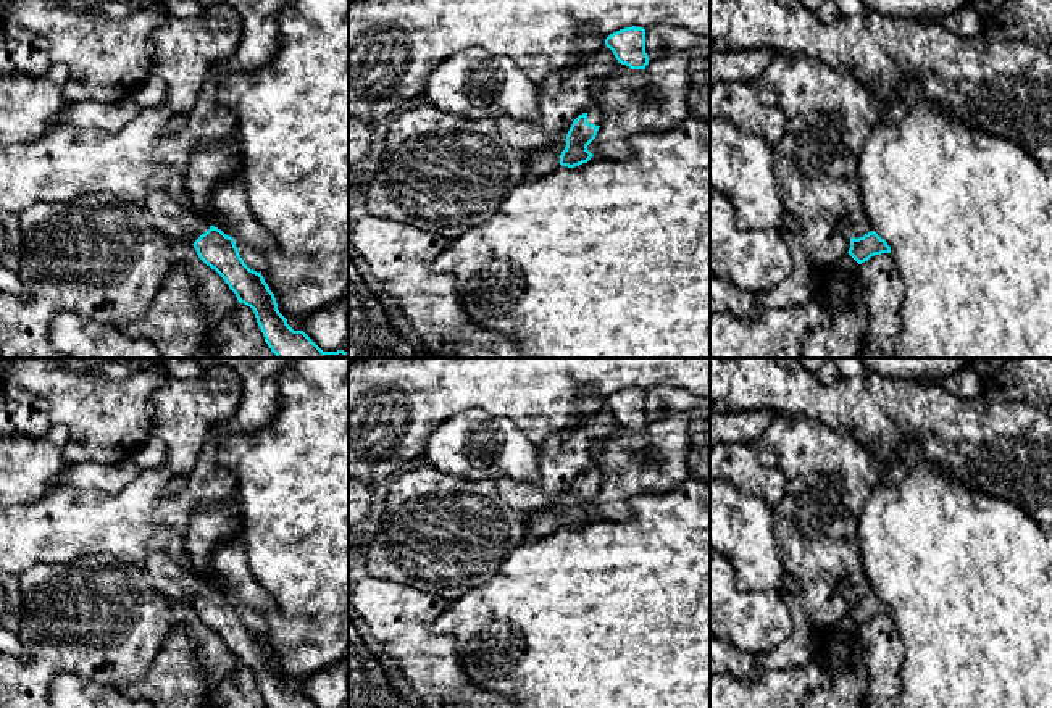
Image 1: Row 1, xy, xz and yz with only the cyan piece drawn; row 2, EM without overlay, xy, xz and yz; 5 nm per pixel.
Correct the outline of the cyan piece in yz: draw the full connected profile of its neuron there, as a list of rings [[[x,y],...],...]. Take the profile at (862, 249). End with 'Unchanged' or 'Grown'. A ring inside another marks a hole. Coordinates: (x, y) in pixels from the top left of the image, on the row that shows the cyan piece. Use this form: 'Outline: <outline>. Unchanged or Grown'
Outline: [[[865,219],[858,224],[842,227],[841,232],[850,239],[849,255],[858,263],[868,261],[875,255],[891,253],[891,247],[881,239]]]. Grown

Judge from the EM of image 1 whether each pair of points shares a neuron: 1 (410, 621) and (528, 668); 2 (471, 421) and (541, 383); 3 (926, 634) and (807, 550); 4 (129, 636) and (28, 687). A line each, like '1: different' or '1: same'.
1: different
2: different
3: different
4: same

